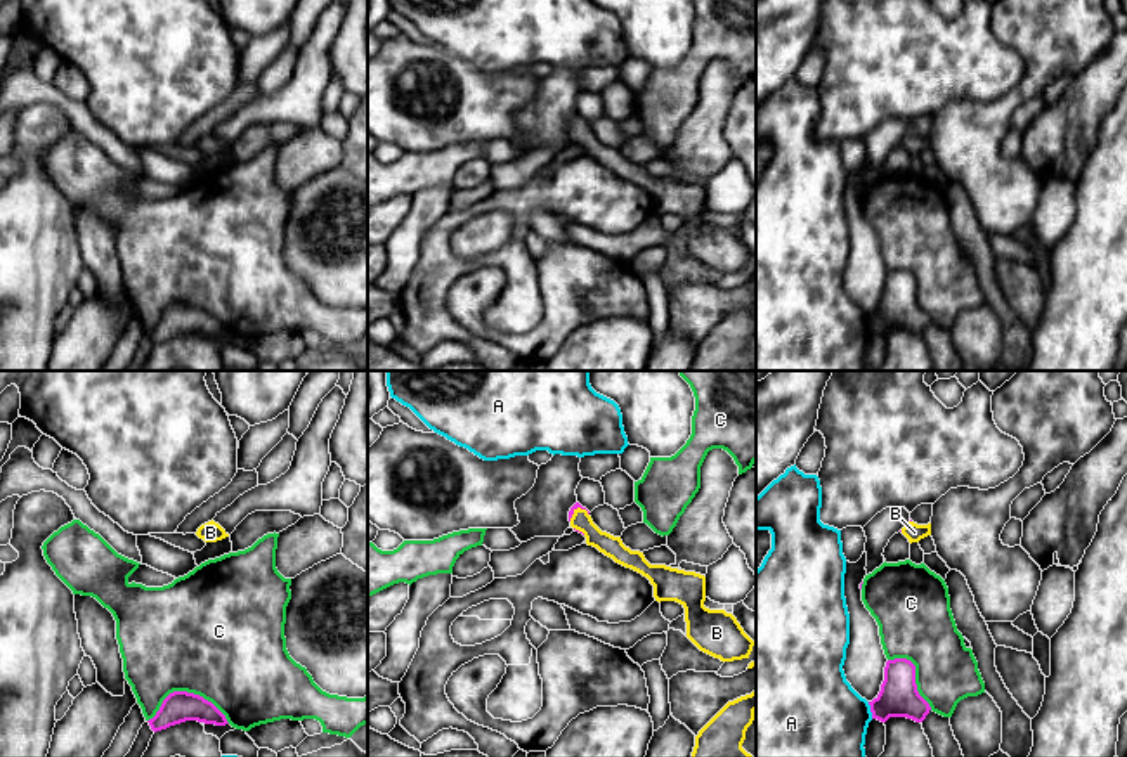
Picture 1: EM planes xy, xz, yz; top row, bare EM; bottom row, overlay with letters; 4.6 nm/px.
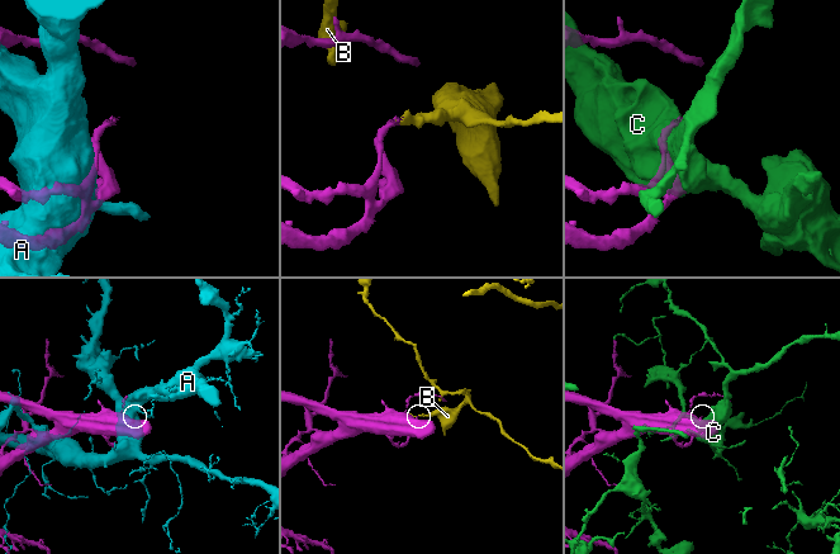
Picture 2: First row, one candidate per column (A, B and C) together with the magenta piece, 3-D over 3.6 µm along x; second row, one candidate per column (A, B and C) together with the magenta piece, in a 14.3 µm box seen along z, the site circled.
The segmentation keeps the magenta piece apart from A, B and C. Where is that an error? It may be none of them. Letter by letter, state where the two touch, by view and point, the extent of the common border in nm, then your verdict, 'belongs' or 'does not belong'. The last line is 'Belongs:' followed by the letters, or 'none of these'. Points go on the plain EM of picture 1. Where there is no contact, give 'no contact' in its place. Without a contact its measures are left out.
A: yz (871, 323) | 80 nm | does not belong
B: xz (576, 120) | 100 nm | does not belong
C: xy (186, 304) | 380 nm | does not belong
Belongs: none of these

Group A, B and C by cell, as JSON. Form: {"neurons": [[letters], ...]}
{"neurons": [["A"], ["B"], ["C"]]}

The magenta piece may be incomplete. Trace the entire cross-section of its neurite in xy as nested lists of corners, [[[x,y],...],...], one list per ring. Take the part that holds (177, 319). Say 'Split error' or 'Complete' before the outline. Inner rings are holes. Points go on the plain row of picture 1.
Complete. [[[187,303],[170,305],[163,312],[156,327],[147,334],[151,341],[156,345],[186,333],[198,333],[215,338],[229,336],[225,327],[212,314]]]

